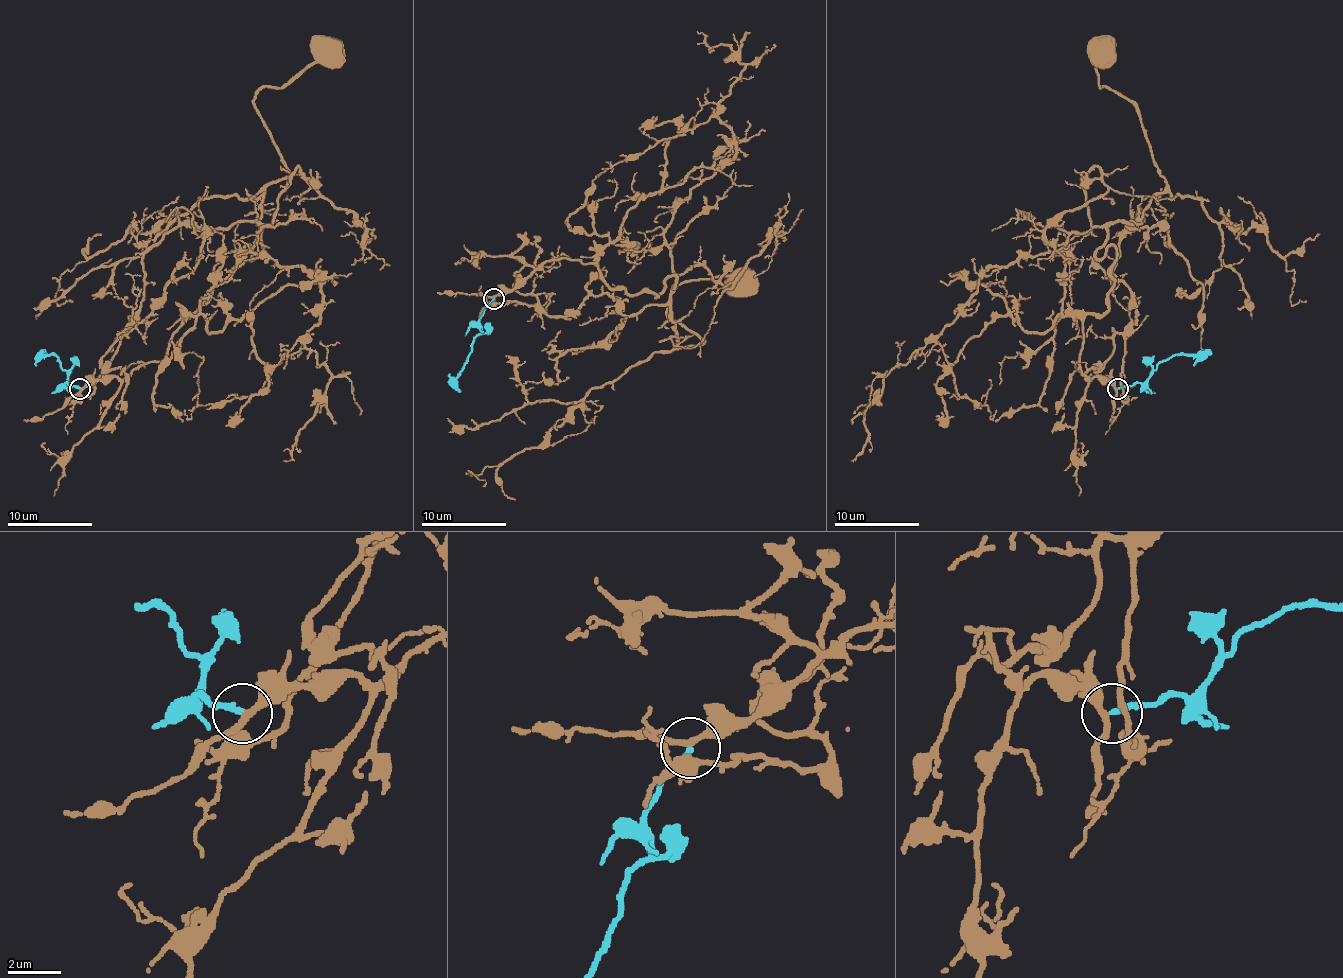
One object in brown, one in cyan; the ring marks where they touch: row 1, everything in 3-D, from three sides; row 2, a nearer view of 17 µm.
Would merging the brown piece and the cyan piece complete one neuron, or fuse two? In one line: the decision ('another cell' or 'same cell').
same cell

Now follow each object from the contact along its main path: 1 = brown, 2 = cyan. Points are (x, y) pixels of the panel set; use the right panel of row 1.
1: (1117, 388), (1136, 303), (1113, 269), (1134, 229), (1124, 220), (1164, 178), (1132, 104), (1098, 85), (1107, 53)
2: (1117, 388), (1143, 382), (1160, 362), (1177, 354), (1198, 354), (1211, 350)

